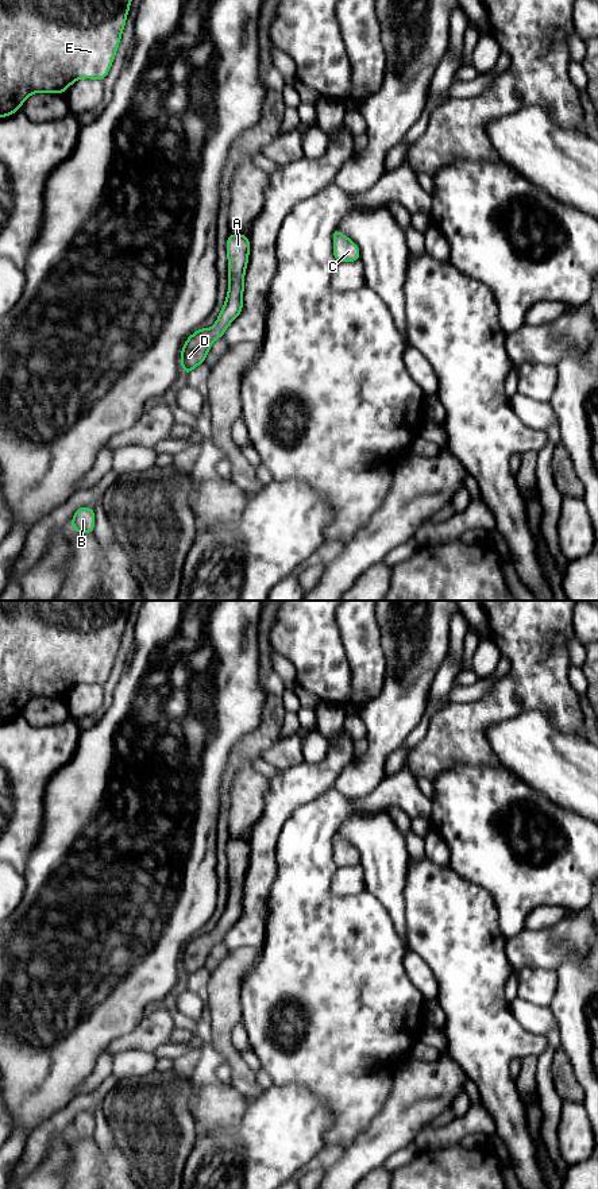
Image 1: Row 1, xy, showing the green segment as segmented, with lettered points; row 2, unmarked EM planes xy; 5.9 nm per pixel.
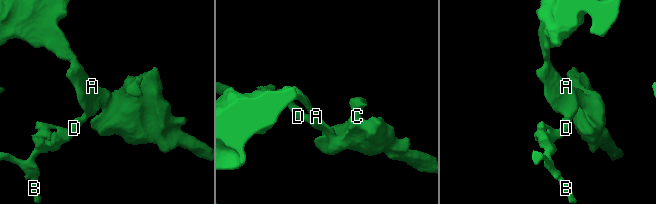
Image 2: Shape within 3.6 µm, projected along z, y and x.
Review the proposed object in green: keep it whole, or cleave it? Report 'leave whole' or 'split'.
leave whole

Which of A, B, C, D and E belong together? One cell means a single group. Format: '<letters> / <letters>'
A B C D E

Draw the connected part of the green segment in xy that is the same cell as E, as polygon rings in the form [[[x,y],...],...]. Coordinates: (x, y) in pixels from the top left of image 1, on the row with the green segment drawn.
[[[0,0],[0,117],[20,111],[24,100],[32,93],[63,94],[80,78],[104,80],[117,51],[130,4],[131,0]]]

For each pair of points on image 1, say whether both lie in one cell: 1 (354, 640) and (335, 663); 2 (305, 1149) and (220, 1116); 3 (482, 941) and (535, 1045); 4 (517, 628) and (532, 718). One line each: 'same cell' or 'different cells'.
1: different cells
2: different cells
3: same cell
4: different cells

